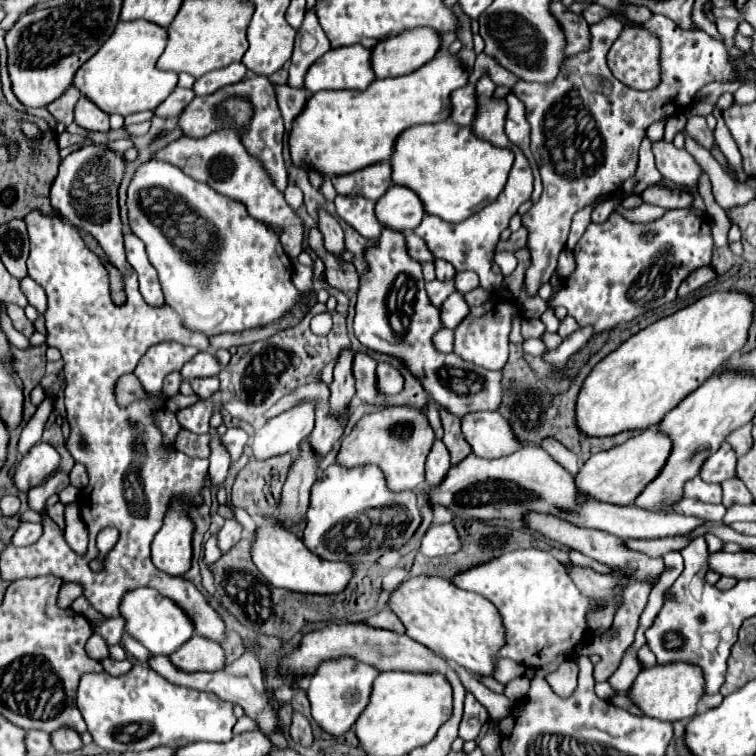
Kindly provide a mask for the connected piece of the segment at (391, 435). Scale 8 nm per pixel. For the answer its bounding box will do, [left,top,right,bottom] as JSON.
[337,406,435,492]

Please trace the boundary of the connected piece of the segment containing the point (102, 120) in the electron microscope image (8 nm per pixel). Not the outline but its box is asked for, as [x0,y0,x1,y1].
[75,98,109,132]

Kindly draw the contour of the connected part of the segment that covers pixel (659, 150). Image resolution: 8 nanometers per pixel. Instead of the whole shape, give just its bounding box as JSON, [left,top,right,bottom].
[653,140,701,186]

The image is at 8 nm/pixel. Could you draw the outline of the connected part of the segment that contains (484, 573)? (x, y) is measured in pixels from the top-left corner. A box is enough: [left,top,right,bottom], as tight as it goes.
[451,548,593,668]

